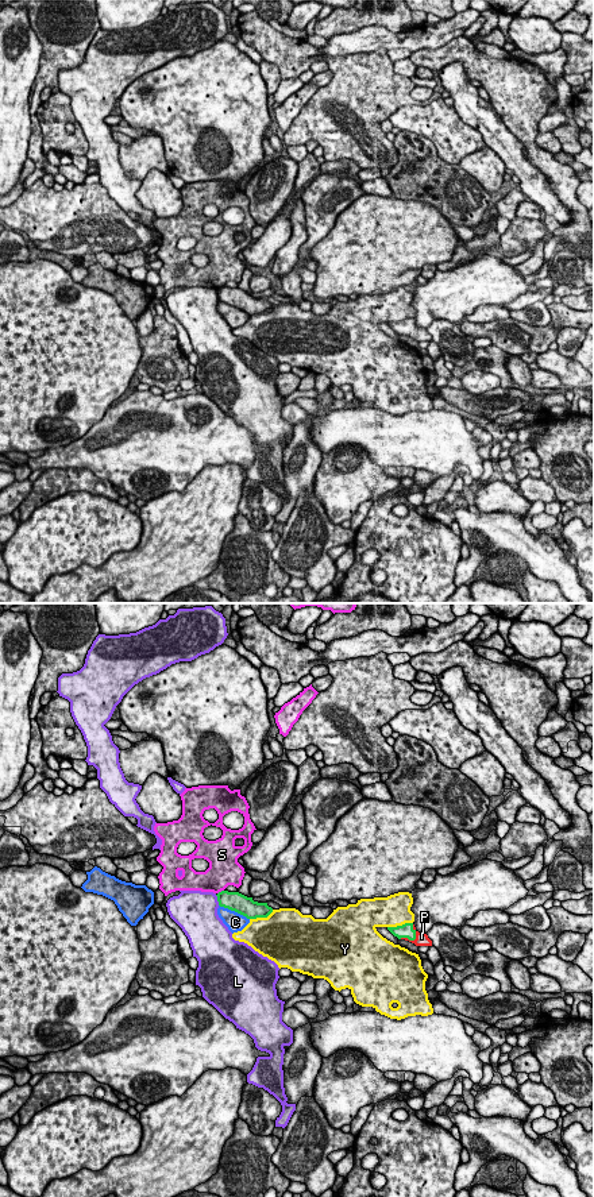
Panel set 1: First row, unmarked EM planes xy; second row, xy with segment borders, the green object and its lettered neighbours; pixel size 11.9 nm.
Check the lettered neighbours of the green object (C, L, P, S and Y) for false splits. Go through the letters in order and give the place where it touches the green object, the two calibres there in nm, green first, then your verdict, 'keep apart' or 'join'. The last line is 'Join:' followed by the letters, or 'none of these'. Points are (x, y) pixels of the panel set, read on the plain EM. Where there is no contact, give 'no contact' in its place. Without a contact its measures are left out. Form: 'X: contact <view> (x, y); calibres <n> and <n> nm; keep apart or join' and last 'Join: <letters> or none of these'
C: contact xy (234, 305); calibres 240 and 240 nm; keep apart
L: contact xy (218, 296); calibres 240 and 420 nm; keep apart
P: contact xy (413, 335); calibres 160 and 160 nm; join
S: contact xy (222, 286); calibres 240 and 360 nm; keep apart
Y: contact xy (400, 321); calibres 160 and 380 nm; keep apart
Join: P

